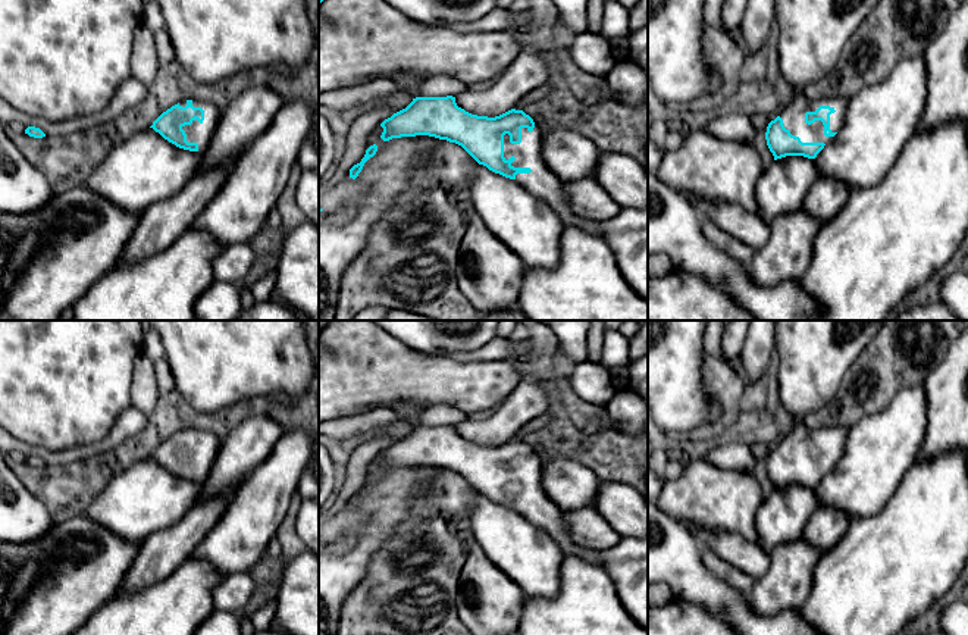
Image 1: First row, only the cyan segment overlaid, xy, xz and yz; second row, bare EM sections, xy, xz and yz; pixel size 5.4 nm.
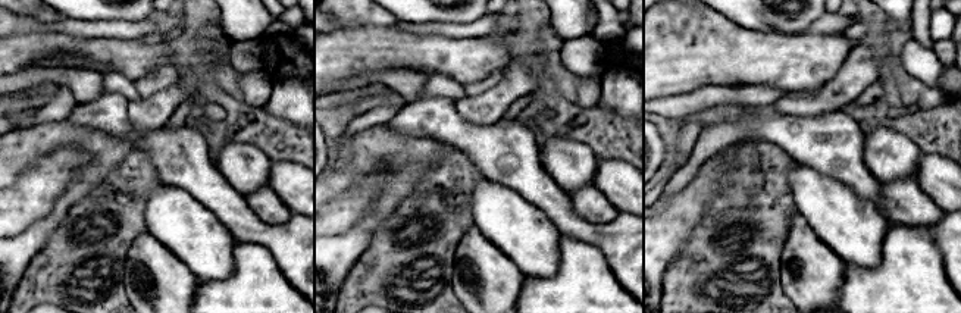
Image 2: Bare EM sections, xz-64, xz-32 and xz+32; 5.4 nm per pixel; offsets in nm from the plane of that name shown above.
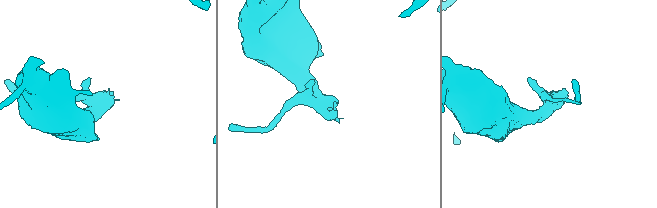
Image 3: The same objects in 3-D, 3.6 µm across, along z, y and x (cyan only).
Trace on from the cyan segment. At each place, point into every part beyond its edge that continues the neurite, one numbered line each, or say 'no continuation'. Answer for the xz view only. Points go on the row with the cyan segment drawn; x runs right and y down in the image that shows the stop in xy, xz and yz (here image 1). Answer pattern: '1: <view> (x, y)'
1: xz (626, 234)

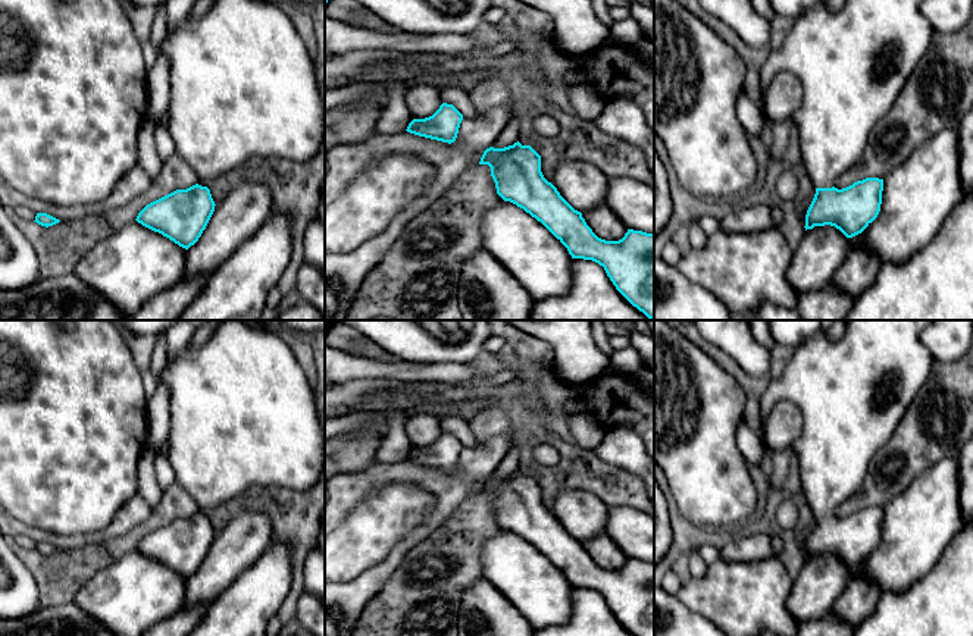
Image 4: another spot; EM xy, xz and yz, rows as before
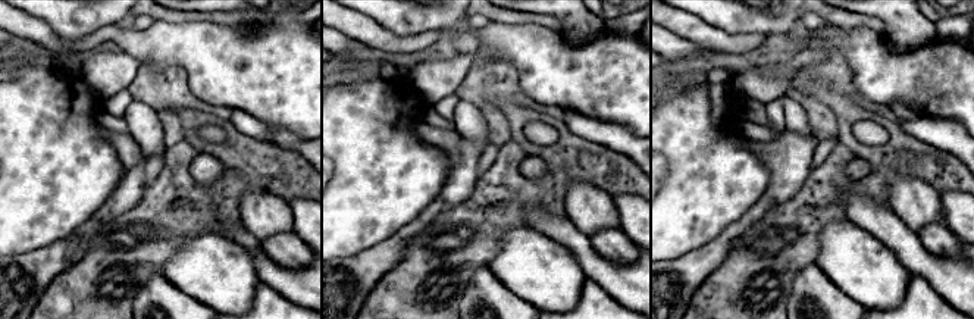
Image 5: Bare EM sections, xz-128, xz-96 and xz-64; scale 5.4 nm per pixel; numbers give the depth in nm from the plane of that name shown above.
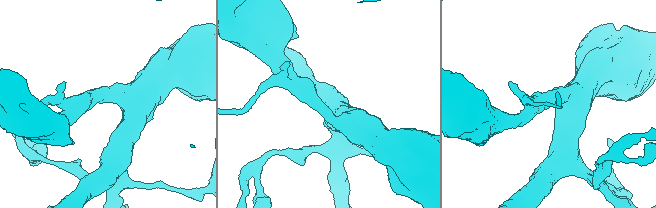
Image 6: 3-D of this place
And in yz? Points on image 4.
1: yz (853, 63)

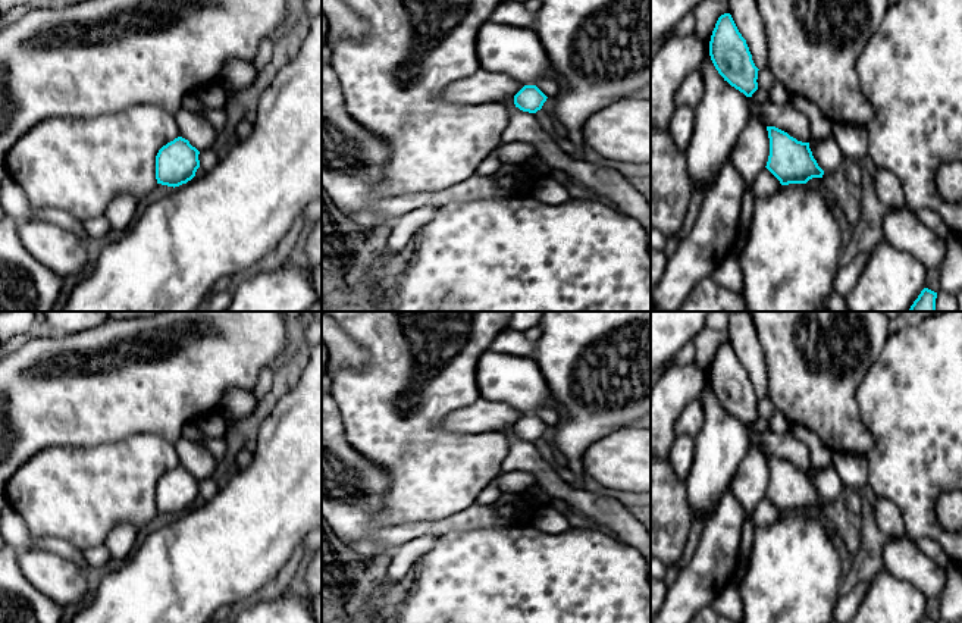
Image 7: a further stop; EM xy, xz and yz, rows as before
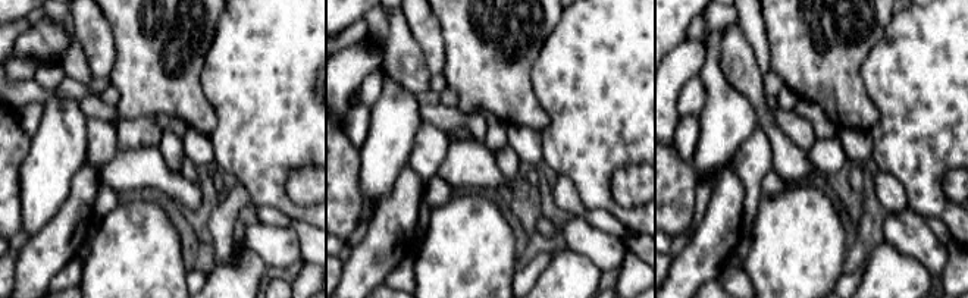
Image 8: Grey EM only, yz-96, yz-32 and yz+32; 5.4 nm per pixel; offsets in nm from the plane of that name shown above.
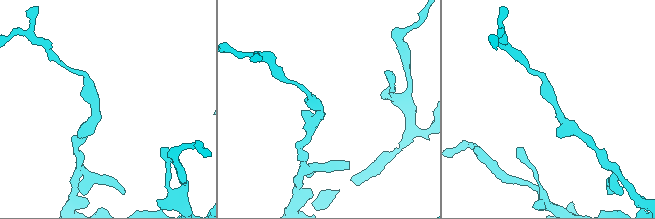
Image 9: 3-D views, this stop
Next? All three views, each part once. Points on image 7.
no continuation

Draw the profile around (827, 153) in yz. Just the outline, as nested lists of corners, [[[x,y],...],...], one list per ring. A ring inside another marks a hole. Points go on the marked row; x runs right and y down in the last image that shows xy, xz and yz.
[[[833,135],[824,140],[811,140],[809,148],[824,172],[833,172],[843,166],[845,156]]]

